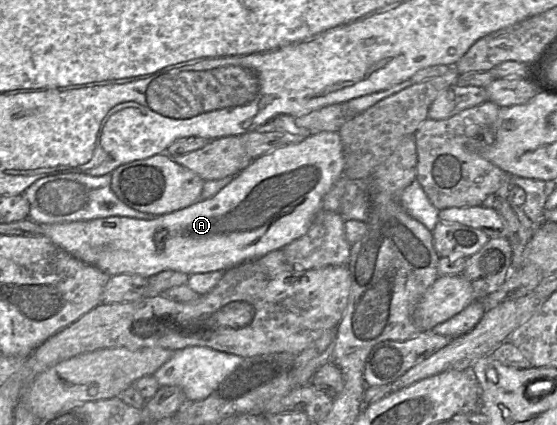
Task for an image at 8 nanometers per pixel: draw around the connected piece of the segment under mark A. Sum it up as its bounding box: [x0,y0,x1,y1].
[40,131,343,278]

